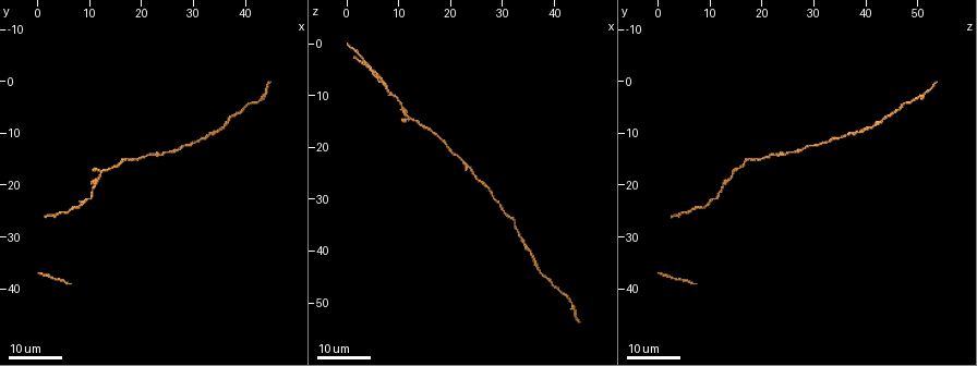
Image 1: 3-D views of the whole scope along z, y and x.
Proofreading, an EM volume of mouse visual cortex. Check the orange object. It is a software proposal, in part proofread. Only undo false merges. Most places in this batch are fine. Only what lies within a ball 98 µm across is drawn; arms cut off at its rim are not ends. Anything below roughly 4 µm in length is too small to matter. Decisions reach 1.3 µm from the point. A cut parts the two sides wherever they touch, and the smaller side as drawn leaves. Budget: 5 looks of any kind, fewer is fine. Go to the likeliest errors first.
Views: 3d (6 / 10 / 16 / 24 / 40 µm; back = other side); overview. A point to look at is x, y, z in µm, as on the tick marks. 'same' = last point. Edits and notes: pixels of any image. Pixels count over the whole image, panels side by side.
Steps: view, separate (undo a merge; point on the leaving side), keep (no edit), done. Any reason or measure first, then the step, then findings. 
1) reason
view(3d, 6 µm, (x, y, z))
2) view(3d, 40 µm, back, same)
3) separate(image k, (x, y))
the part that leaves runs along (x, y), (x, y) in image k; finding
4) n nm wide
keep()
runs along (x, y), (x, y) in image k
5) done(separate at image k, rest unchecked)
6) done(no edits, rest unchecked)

view(3d, 16 µm, (43.0, 3.5, 50.0))

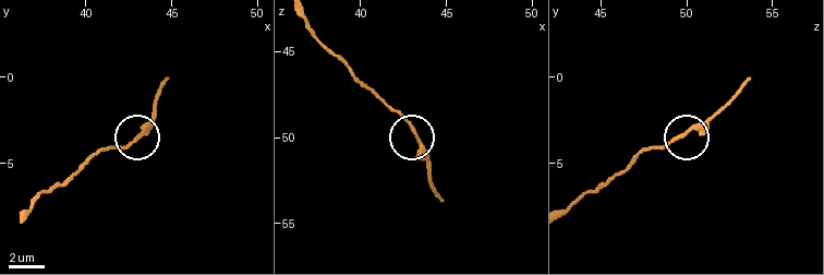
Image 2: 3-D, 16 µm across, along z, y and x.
view(3d, 10 µm, (43.2, 3.1, 49.9))

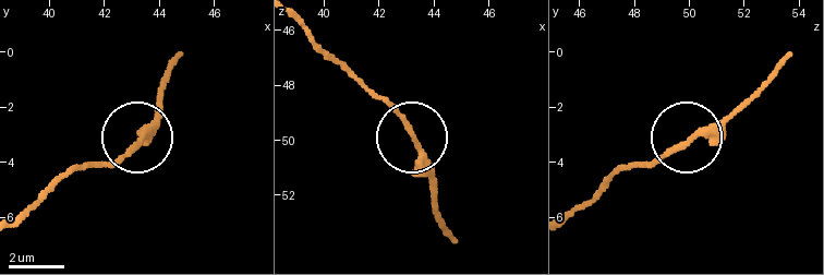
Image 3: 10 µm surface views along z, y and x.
keep()
runs along (298, 25), (396, 117), (438, 191) in image 3; all the same cell

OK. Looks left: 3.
thick turns thin
view(3d, 24 µm, (36.5, 8.5, 41.5))

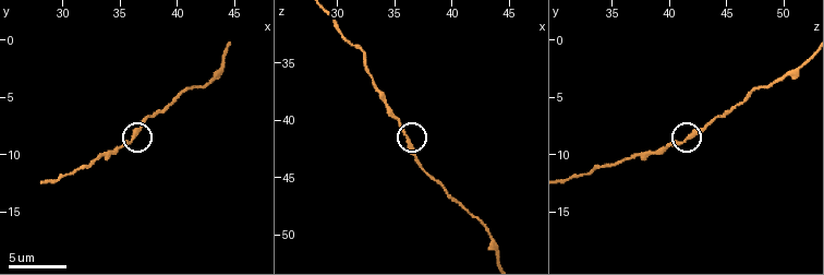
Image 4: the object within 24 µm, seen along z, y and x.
zoom in
view(3d, 6 µm, (36.2, 8.4, 41.6))

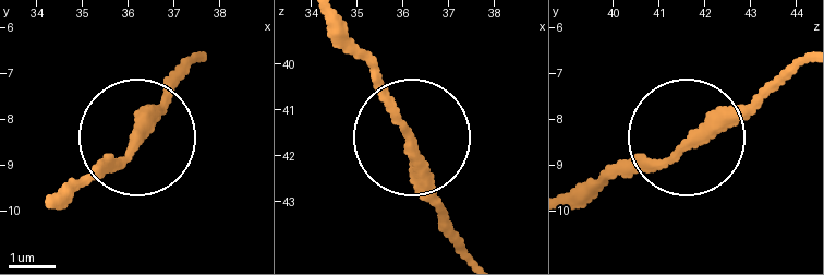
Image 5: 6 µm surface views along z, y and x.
keep()
runs along (330, 25), (374, 72), (444, 222) in image 5; continuous, no second cell

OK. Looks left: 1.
done(no edits, rest unchecked)

